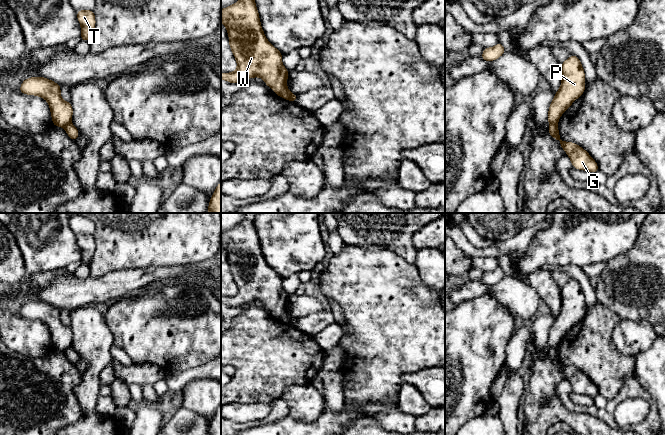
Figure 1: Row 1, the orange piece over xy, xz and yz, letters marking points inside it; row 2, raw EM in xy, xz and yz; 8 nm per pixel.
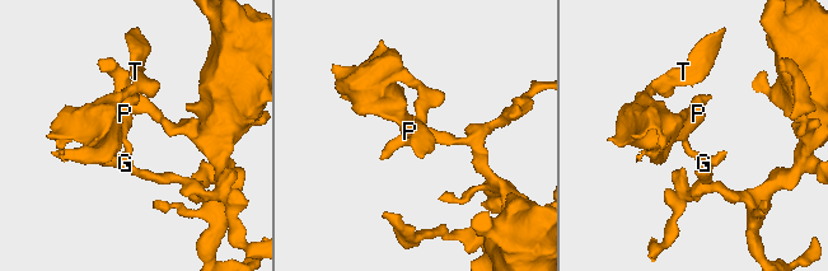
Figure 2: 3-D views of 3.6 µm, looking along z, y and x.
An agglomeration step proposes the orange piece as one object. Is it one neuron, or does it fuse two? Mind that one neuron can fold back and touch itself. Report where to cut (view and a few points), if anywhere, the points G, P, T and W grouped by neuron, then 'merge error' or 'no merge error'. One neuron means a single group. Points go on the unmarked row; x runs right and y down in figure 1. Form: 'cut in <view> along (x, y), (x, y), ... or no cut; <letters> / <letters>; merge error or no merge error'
cut in xy along (70, 345), (63, 351); G / P T W; merge error

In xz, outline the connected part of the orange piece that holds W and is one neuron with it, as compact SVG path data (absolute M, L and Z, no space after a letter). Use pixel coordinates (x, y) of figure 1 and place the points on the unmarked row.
M244 213L242 222L231 230L221 234L221 247L227 253L229 270L237 285L237 293L230 297L221 297L221 303L238 307L249 302L260 301L276 319L291 325L292 317L287 312L288 294L282 288L283 278L266 262L255 228L255 213Z

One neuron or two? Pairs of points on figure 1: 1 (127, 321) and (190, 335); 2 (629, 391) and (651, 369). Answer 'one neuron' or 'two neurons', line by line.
1: one neuron
2: two neurons

